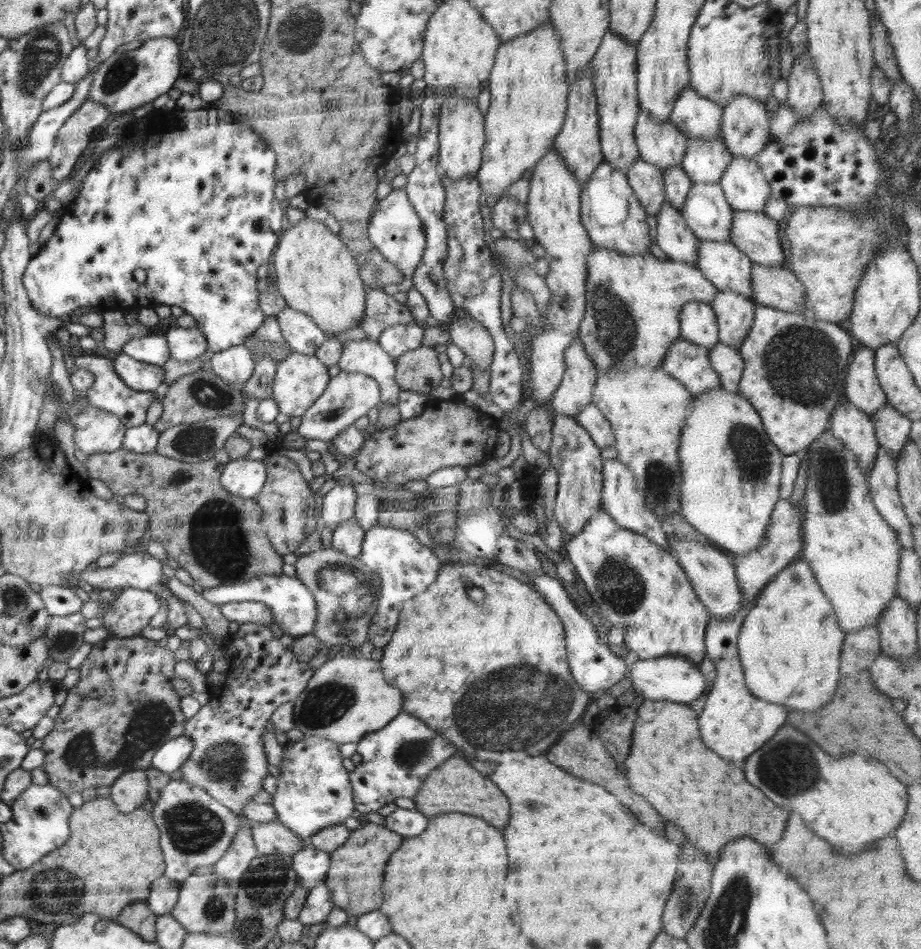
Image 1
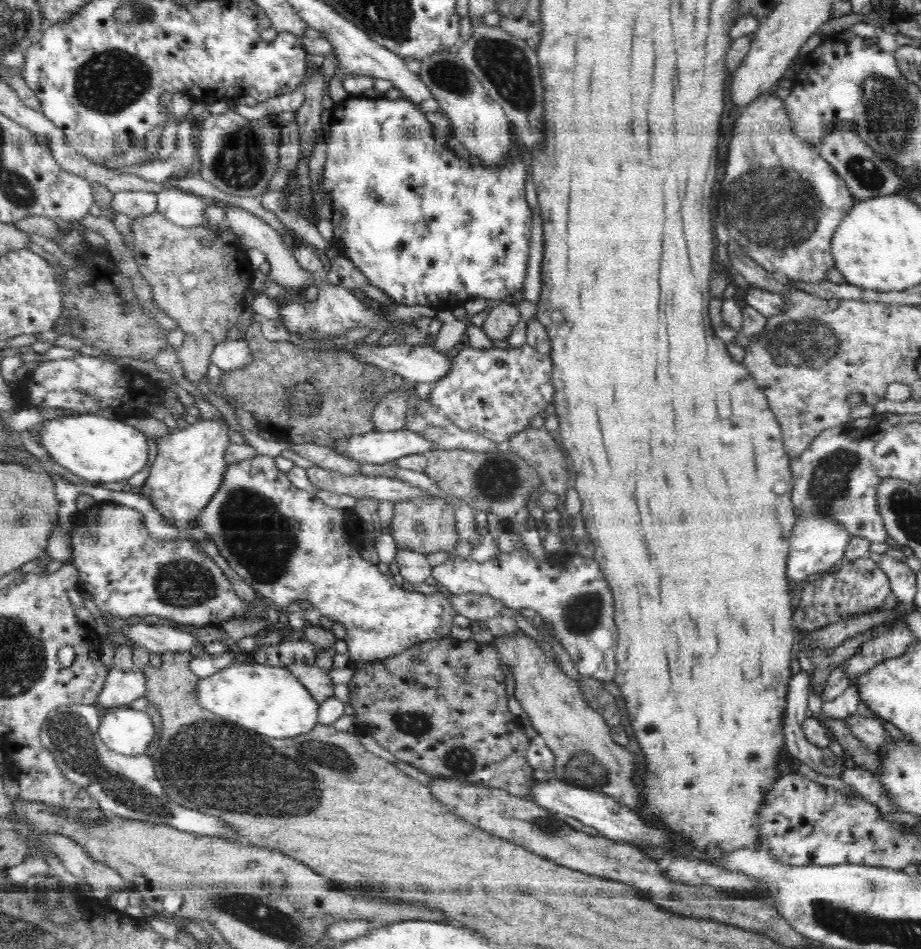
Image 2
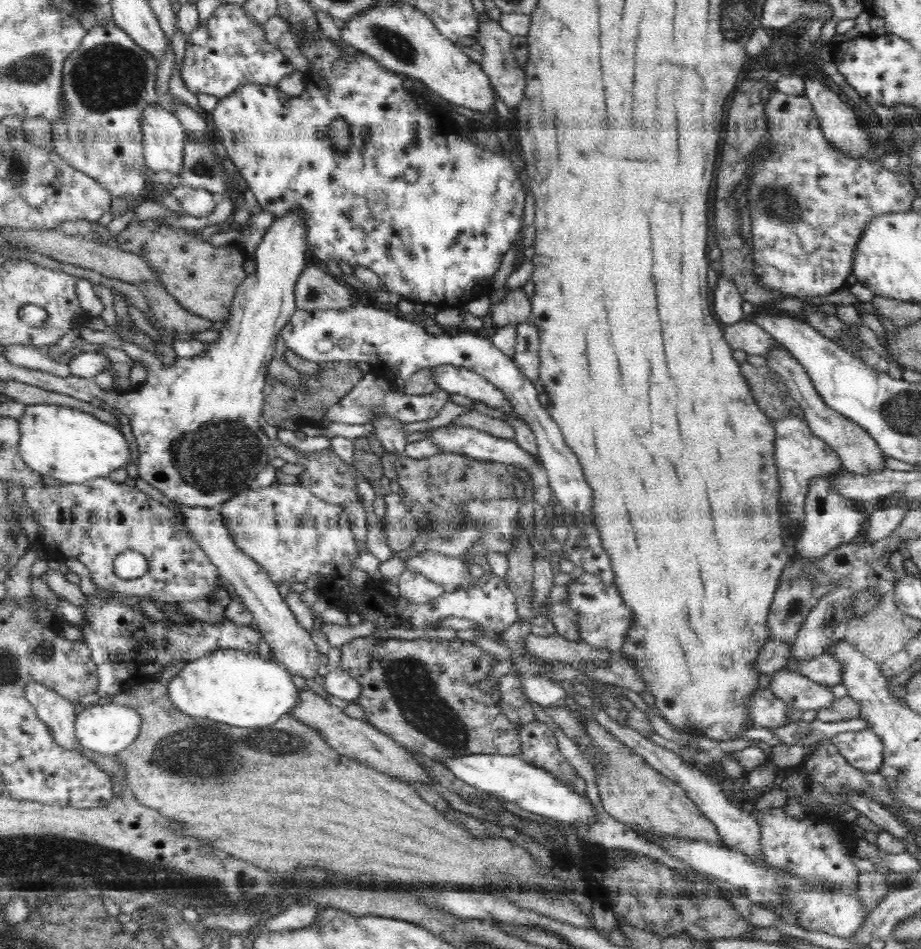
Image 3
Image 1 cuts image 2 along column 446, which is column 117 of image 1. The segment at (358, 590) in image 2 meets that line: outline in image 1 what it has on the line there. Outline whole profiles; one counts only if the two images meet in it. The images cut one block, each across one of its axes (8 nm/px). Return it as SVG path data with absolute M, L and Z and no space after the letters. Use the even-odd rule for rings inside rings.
M127 588L119 592L116 598L110 602L108 613L102 616L104 620L102 627L106 627L109 630L109 638L134 637L140 634L149 625L150 619L160 610L161 600L158 597L152 589Z

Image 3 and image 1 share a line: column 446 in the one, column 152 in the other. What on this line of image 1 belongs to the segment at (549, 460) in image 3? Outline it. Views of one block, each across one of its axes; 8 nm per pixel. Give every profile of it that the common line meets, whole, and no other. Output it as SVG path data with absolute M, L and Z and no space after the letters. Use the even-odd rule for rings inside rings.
M152 331L150 335L132 338L126 342L122 352L140 362L163 367L170 358L167 340L164 334Z

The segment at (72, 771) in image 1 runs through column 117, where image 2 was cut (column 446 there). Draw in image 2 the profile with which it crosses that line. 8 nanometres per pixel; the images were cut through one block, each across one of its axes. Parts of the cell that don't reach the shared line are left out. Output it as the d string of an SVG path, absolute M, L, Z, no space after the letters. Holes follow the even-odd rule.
M444 637L440 640L427 641L415 645L414 648L408 649L402 656L391 657L390 660L379 661L378 664L370 665L352 665L354 674L348 682L349 704L354 708L354 715L357 718L356 734L368 735L375 738L384 750L388 750L399 761L406 762L423 771L431 778L444 778L445 780L464 781L465 784L477 785L477 788L498 789L504 793L511 794L512 797L520 799L534 798L535 782L534 769L530 766L527 759L527 748L531 743L530 738L533 728L528 718L519 719L508 709L508 697L504 684L503 666L501 658L492 646L484 643L476 643L473 640L461 641L455 638Z

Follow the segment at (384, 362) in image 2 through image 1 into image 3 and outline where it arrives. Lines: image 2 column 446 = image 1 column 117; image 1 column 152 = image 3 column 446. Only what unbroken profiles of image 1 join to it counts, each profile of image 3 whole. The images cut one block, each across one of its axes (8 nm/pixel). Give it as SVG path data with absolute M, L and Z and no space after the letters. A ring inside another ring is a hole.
M441 365L432 368L435 382L439 389L451 395L462 395L474 401L480 401L490 408L498 408L505 420L508 420L514 412L514 407L508 398L487 378L476 371L453 365Z

